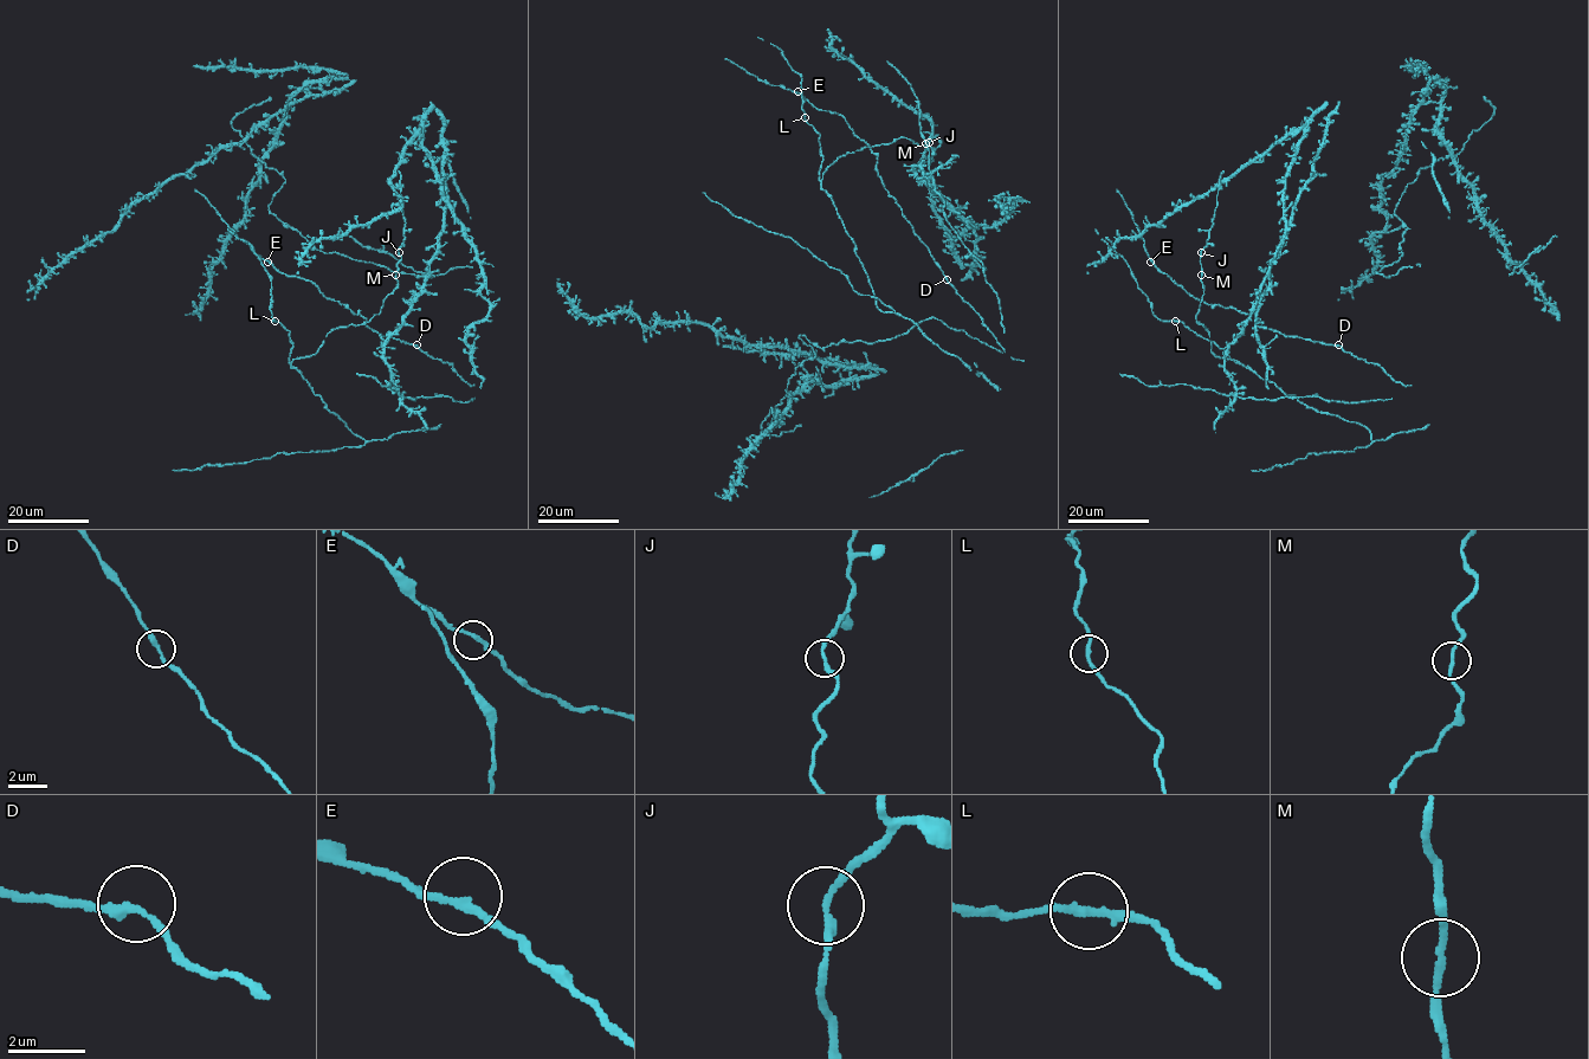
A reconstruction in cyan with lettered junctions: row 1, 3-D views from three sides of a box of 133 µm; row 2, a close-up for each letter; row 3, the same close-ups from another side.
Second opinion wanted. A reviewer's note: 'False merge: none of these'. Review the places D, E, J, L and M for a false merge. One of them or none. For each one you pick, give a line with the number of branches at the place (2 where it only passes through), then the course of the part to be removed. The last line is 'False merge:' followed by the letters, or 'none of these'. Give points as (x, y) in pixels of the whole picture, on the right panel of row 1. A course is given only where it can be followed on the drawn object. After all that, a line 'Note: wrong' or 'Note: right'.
False merge: none of these
Note: right

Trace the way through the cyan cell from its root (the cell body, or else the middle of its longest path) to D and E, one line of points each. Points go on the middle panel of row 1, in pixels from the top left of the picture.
D: (973, 308), (947, 279)
E: (973, 308), (949, 284), (884, 187), (877, 168), (877, 156), (840, 115), (816, 109), (798, 91)

